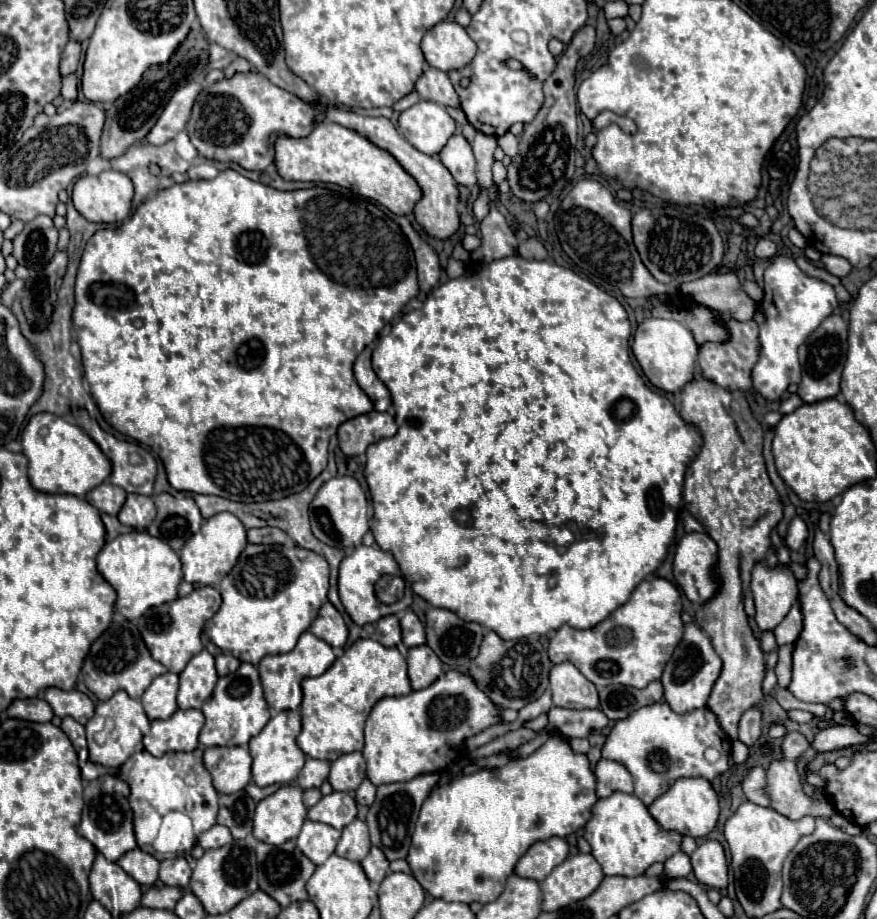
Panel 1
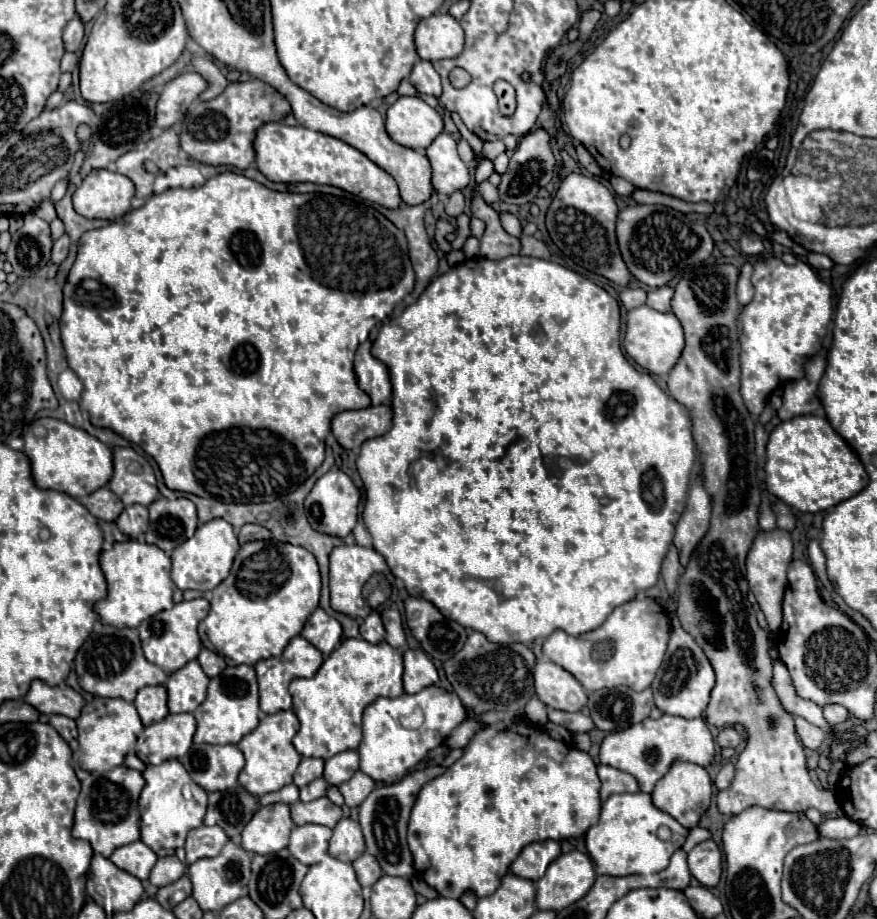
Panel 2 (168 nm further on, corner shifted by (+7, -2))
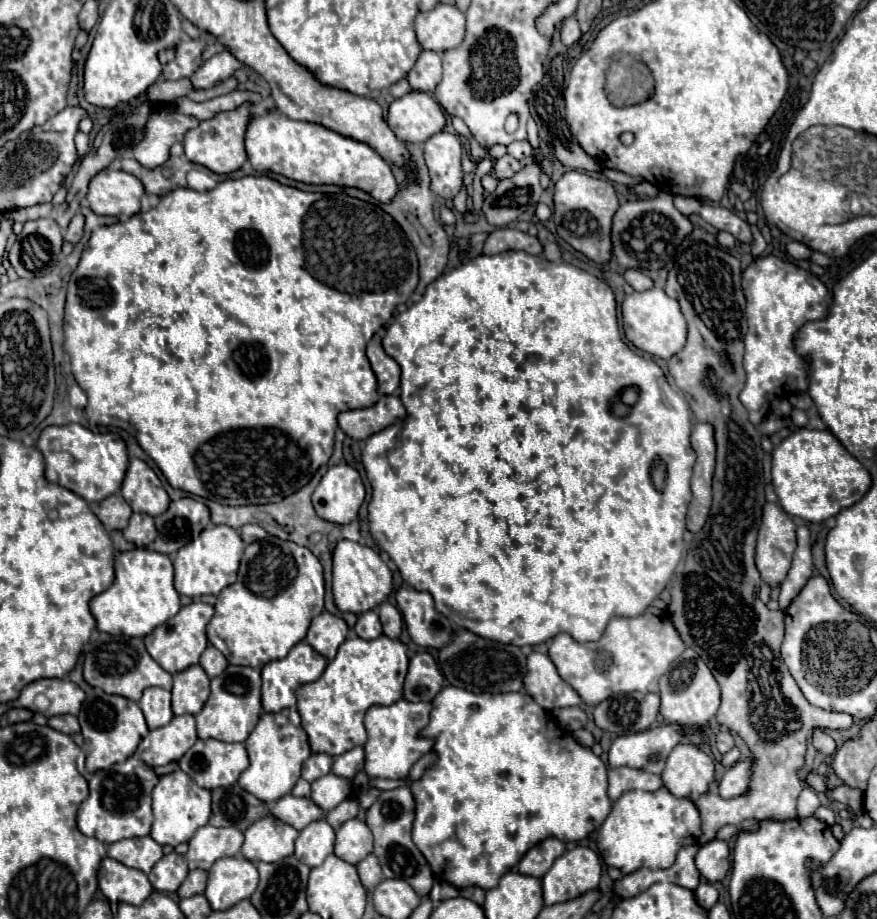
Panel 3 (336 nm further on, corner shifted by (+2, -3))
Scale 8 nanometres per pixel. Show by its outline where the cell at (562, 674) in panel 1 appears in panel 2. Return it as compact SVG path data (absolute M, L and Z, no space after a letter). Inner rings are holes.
M537 661L535 691L551 709L581 711L587 705L587 693L583 685L569 671L551 661Z

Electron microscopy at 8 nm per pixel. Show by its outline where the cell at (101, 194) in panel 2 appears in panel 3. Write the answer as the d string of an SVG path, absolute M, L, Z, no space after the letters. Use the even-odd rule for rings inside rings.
M102 170L92 178L86 198L96 214L134 216L140 212L142 194L144 186L136 176L122 170Z

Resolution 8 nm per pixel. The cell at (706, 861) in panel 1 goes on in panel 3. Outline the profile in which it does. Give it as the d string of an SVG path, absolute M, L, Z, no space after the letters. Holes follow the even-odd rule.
M710 840L696 854L696 868L708 882L722 880L730 870L730 848L724 840Z

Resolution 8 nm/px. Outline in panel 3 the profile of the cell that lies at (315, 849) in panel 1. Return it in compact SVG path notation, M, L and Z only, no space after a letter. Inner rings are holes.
M316 820L300 830L296 838L296 852L294 856L314 868L324 862L326 856L334 852L334 828L326 820Z

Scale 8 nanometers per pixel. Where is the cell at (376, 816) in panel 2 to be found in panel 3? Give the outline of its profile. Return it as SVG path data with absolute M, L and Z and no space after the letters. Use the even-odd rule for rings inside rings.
M408 786L380 792L378 800L366 812L366 824L374 834L374 854L380 858L380 866L386 878L396 878L408 882L420 896L426 896L434 884L434 872L422 852L412 842L412 822L414 822L414 800Z

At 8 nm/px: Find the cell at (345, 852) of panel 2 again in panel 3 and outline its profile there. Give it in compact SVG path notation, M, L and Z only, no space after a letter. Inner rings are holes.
M358 818L348 820L336 832L336 850L334 854L344 862L358 864L372 852L372 832Z

